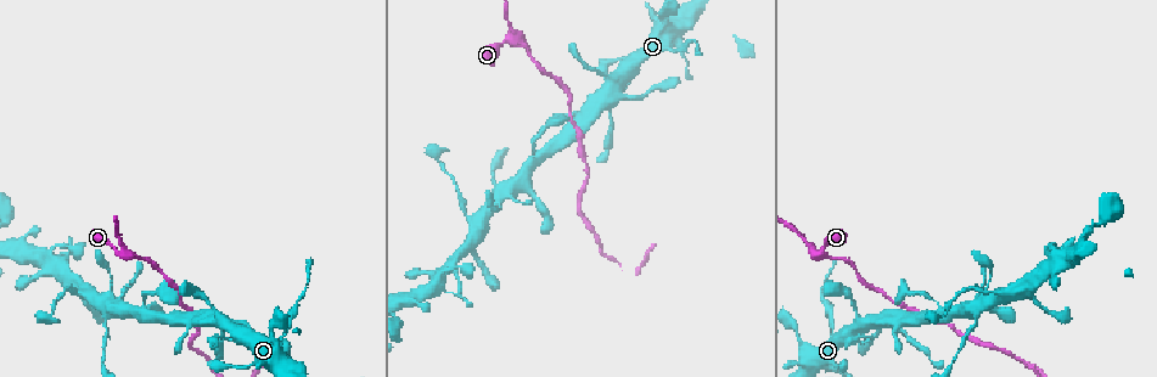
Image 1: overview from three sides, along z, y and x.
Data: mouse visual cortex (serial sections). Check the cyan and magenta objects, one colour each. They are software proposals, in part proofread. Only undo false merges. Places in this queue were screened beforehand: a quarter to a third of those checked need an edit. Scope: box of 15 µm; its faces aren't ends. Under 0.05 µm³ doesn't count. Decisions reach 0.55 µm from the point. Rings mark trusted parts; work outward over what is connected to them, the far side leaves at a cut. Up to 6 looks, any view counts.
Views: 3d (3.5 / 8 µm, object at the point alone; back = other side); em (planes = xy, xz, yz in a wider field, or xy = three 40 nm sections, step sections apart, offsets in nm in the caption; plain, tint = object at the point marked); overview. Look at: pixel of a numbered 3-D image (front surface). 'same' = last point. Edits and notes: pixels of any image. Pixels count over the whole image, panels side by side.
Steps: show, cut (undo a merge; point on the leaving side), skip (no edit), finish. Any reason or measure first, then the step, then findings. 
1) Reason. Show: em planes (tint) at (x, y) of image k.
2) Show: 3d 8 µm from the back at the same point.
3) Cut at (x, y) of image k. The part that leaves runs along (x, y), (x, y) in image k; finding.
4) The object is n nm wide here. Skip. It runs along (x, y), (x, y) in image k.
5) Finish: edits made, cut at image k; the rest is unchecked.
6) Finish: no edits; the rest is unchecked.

Branch point. Show: 3d 3.5 µm at (817, 256) of image 1.

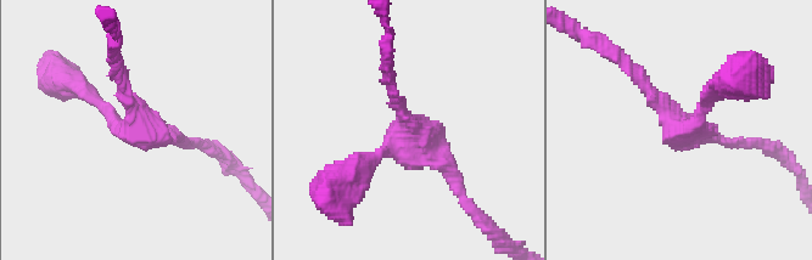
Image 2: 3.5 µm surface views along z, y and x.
3 arms meet here; the arms are 150, 200, 250 nm wide; need the tissue. Show: em xy step 2 (tint) at (686, 128) of image 2.

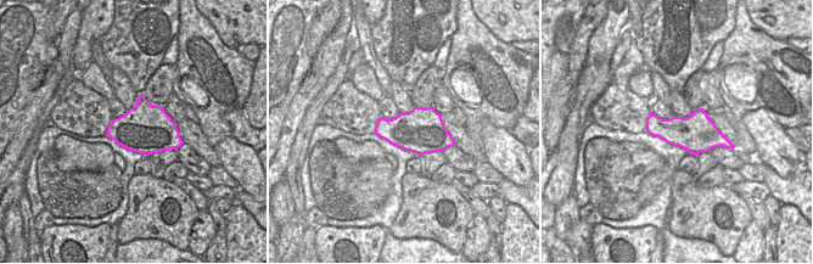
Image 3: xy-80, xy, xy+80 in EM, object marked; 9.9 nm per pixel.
Skip. It runs along (76, 85), (121, 130), (188, 141) in image 2; one cell here.

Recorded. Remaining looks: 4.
Arms part here. Show: 3d 8 µm at (148, 318) of image 1.

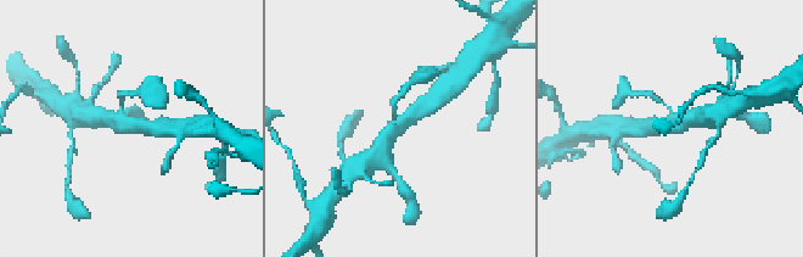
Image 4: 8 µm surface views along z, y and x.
Closer look. Show: 3d 3.5 µm at (398, 125) of image 4.

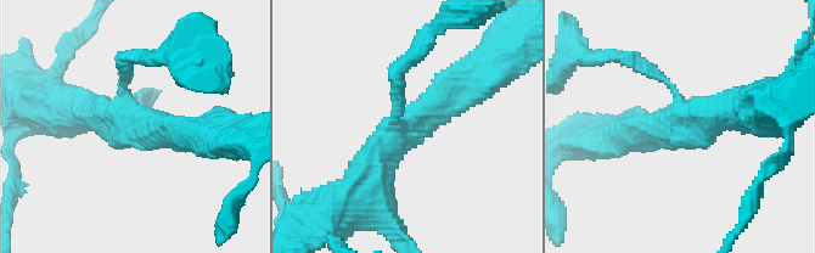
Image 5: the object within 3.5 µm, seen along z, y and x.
Skip. It runs along (478, 71), (384, 149), (363, 186) in image 5; continuous, no second cell.

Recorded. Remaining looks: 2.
Branch point. Show: 3d 3.5 µm at (1003, 295) of image 1.

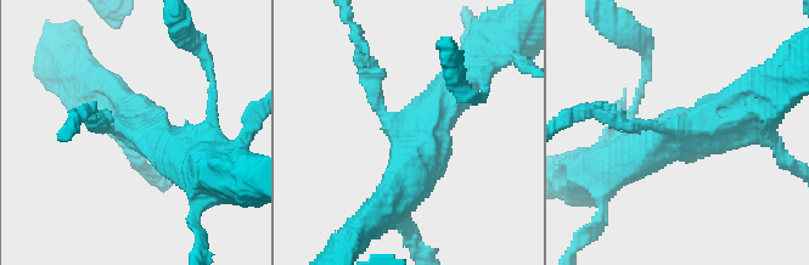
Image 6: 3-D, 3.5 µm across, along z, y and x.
3 arms meet here; the arms are 150, 500, 500 nm wide; now the EM. Show: em xy step 5 (tint) at (684, 126) of image 6.

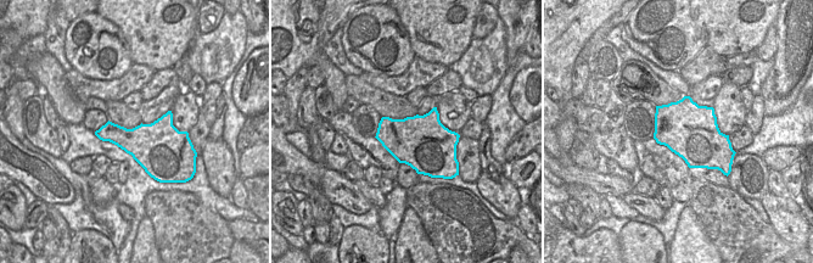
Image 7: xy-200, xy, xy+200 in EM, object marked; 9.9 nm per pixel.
Skip. Continuous, no second cell.

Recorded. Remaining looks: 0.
Finish: no edits; the rest is unchecked.

